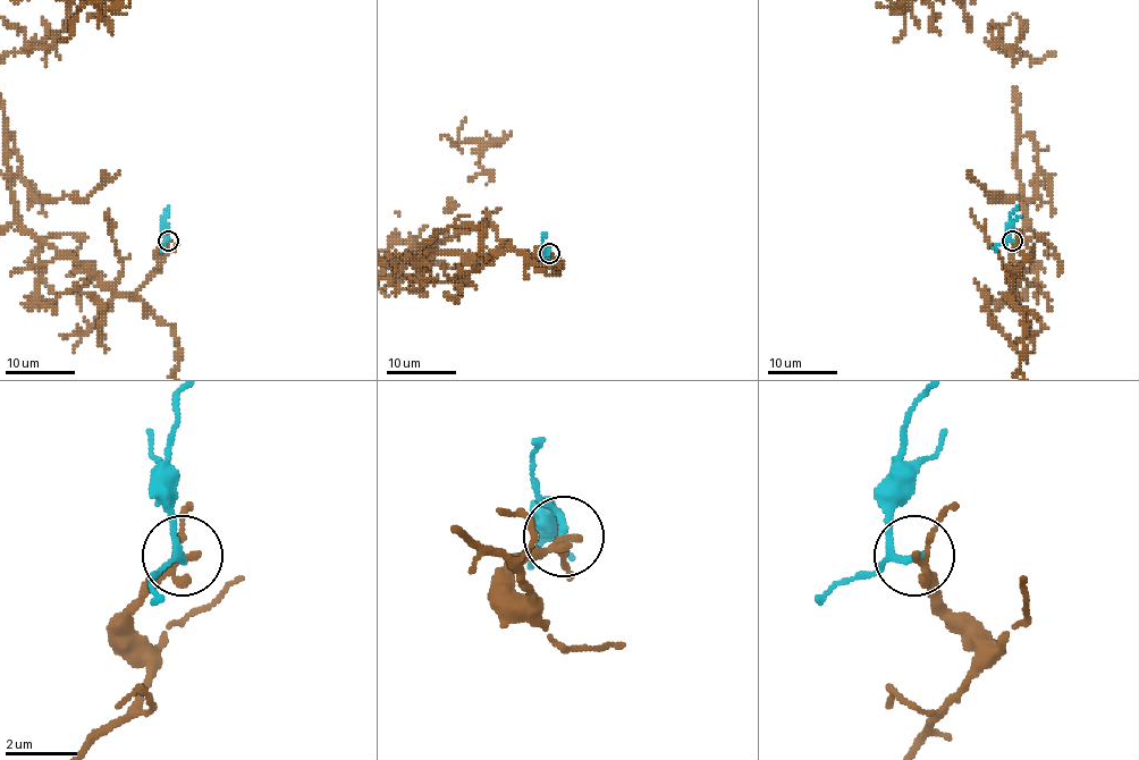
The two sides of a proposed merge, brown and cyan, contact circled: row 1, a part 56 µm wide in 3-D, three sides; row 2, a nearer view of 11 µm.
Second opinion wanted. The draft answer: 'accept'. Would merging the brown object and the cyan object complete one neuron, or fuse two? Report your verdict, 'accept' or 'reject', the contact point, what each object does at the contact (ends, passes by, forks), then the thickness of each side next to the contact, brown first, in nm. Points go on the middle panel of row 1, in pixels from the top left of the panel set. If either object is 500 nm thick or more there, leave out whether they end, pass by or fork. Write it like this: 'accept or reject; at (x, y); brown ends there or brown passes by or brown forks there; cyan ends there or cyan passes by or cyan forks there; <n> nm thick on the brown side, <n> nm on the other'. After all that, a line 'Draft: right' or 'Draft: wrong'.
reject; at (549, 253); brown passes by; cyan passes by; 190 nm thick on the brown side, 150 nm on the other
Draft: wrong

